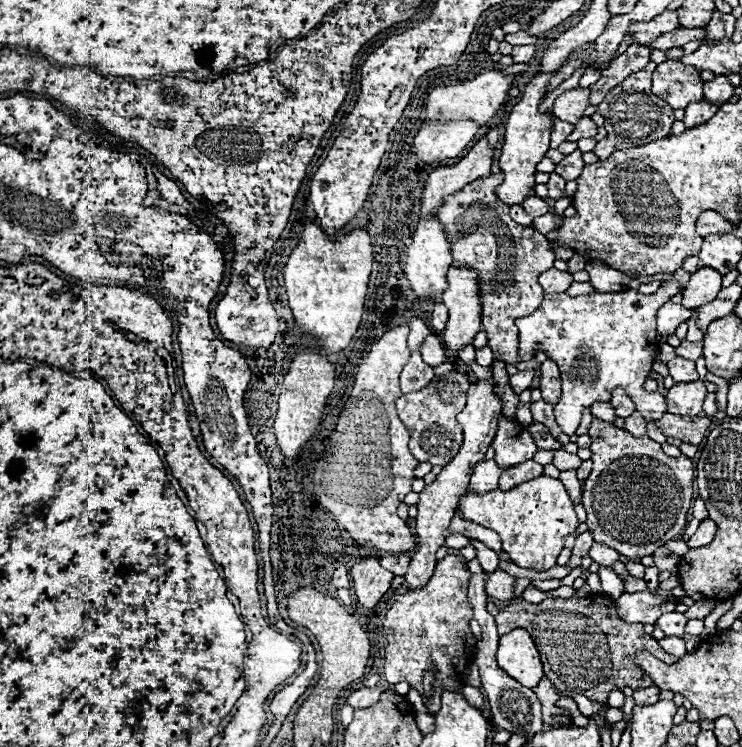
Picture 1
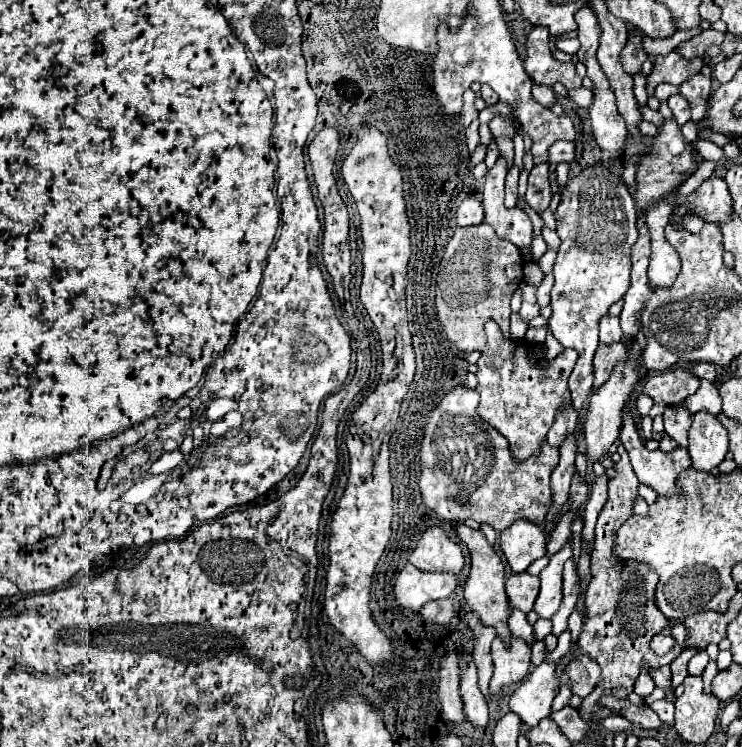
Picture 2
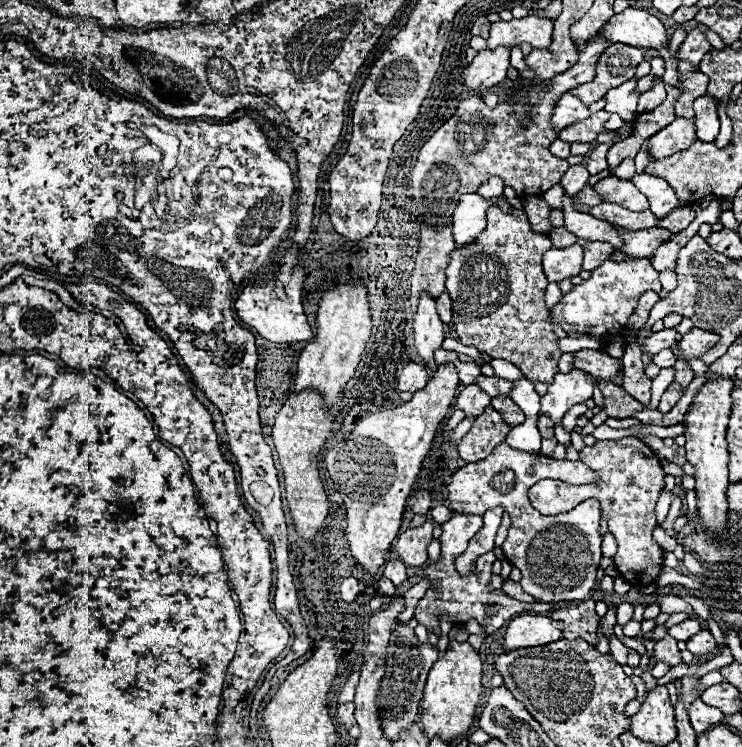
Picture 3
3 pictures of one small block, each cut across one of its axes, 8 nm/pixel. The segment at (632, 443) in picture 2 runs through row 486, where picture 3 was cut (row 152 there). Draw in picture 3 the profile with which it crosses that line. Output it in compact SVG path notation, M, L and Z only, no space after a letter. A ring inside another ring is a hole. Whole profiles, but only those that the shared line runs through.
M676 118L672 124L650 138L650 154L652 158L666 158L680 150L686 150L696 140L698 136L694 122L688 118Z

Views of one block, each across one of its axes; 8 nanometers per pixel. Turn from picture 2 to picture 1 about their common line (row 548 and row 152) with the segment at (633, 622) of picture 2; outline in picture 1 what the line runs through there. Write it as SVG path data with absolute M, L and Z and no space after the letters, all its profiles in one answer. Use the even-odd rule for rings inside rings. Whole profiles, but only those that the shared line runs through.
M650 62L642 72L630 74L620 86L610 90L606 98L596 106L596 112L604 116L604 128L606 128L606 138L600 140L594 148L594 154L598 158L608 158L614 150L626 148L626 146L644 146L646 142L654 142L658 138L666 138L672 130L674 124L674 112L662 98L656 94L650 94L650 74L654 72L654 62Z

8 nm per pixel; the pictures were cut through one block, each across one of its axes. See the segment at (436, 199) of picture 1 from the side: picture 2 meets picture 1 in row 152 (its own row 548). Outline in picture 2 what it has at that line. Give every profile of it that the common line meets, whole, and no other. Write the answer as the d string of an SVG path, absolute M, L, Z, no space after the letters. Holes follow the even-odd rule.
M460 524L456 528L456 536L470 550L470 574L466 578L466 584L464 584L464 598L470 604L470 608L474 610L474 614L478 614L482 618L484 626L496 628L498 636L506 642L510 638L510 630L508 630L508 614L510 614L508 610L510 610L510 604L508 604L506 590L504 590L504 564L496 556L494 548L486 542L482 532L464 528L464 524Z

